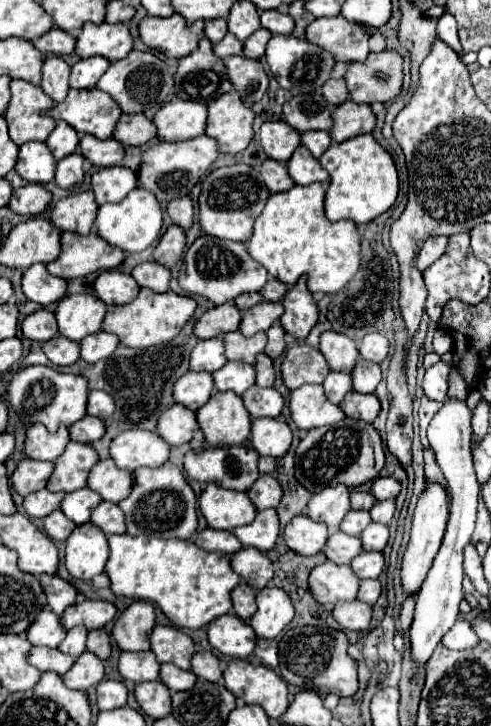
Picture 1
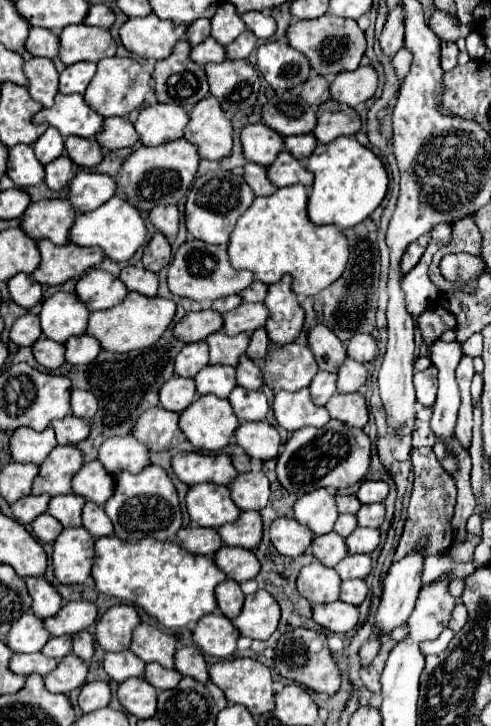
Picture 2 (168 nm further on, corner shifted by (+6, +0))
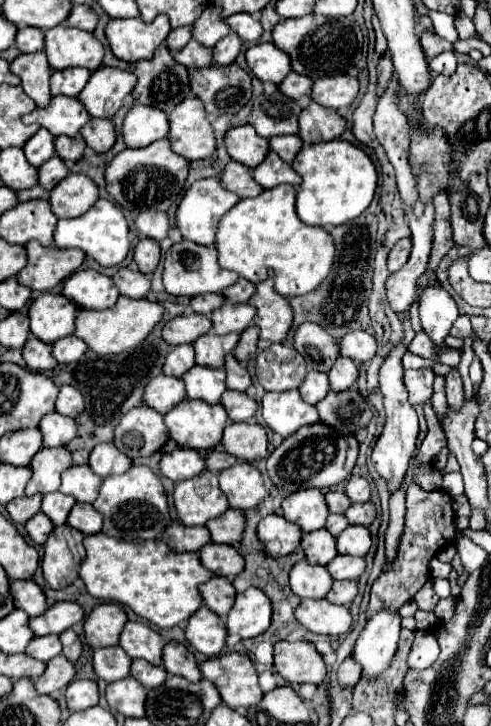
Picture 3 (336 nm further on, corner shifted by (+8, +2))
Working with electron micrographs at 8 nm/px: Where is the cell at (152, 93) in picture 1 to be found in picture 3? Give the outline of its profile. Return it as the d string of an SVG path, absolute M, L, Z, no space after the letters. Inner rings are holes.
M99 67L77 99L83 103L91 117L111 119L121 107L123 99L131 95L135 81L137 77L129 71Z

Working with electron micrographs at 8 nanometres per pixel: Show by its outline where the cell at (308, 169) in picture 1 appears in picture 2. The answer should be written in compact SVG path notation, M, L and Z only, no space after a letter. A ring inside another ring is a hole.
M281 151L279 157L275 159L275 163L267 169L269 171L269 179L271 183L275 183L277 187L289 187L295 183L301 183L305 187L313 185L313 173L309 173L301 161L297 161L295 157L291 157L291 153Z

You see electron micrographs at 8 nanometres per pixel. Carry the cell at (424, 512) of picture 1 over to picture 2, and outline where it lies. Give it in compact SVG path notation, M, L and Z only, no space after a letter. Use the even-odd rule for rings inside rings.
M421 537L413 549L413 553L407 553L403 559L395 561L383 581L383 595L381 595L381 605L377 609L375 615L375 631L381 633L383 637L387 637L395 627L403 625L407 621L407 617L411 615L413 607L415 607L415 599L419 595L421 589L421 575L423 575L423 561L425 561L425 549L427 549L429 541L427 537Z

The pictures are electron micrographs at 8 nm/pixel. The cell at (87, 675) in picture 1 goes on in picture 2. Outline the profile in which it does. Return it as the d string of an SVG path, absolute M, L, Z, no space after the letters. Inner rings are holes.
M69 653L63 657L53 673L45 677L45 687L51 693L69 693L85 683L87 677L87 665L75 657L75 653Z

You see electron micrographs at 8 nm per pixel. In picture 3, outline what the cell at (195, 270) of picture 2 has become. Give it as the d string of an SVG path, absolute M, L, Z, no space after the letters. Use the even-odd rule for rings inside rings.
M181 241L181 243L173 243L165 255L163 285L169 295L195 297L201 293L221 293L225 287L233 285L237 279L239 279L237 273L219 267L217 249L213 245L197 245L191 241Z

